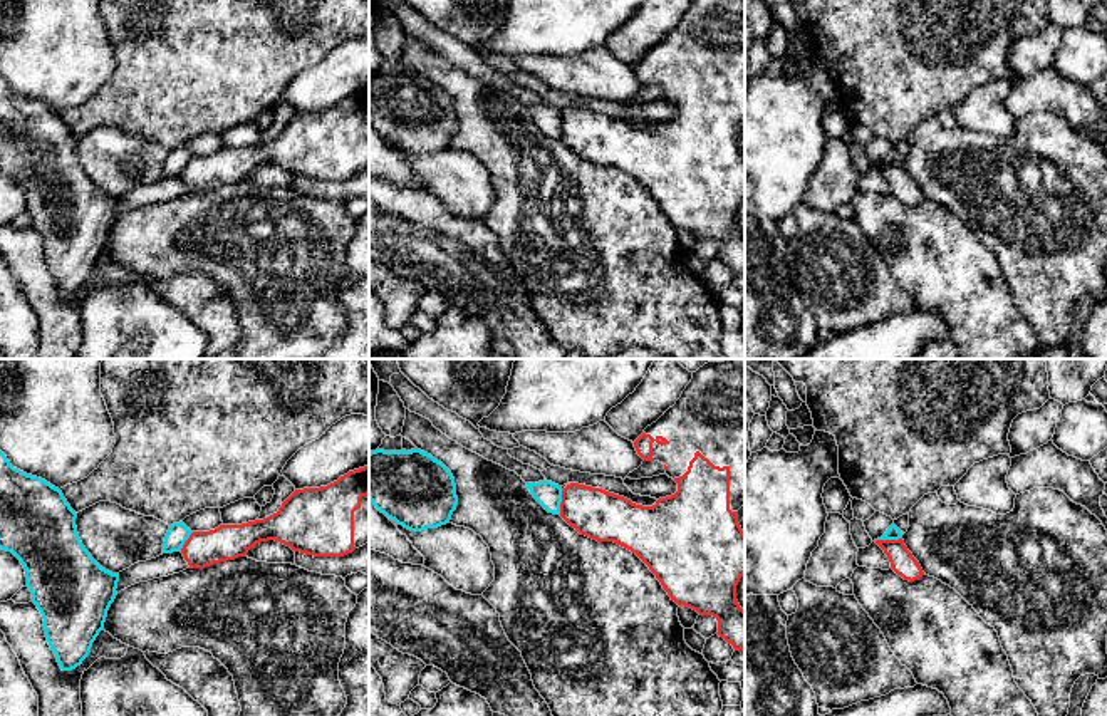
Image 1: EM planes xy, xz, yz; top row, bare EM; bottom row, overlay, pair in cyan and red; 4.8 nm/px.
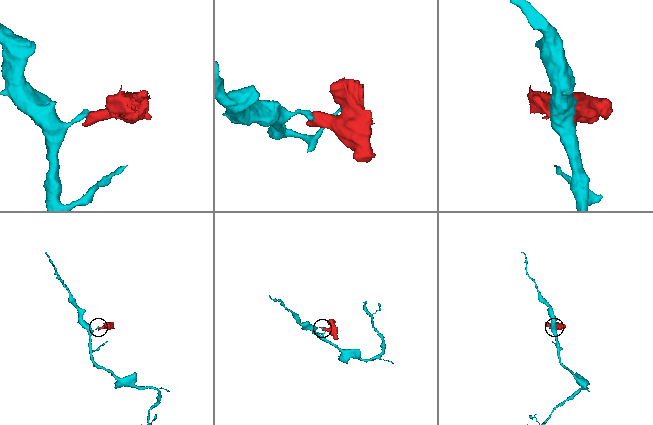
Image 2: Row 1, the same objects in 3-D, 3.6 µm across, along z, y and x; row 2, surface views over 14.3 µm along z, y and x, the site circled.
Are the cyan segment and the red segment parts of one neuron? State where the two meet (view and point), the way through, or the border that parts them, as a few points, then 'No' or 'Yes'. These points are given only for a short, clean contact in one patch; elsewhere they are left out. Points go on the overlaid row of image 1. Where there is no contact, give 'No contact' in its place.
Touches cyan at yz (888, 539). Boundary: yz (901, 537), (874, 540). No

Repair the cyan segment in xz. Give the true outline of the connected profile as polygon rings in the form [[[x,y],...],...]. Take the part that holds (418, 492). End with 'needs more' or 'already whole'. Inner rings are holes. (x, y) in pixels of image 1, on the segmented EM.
[[[421,449],[371,451],[369,500],[411,532],[450,523],[458,505],[451,471]]] | already whole

